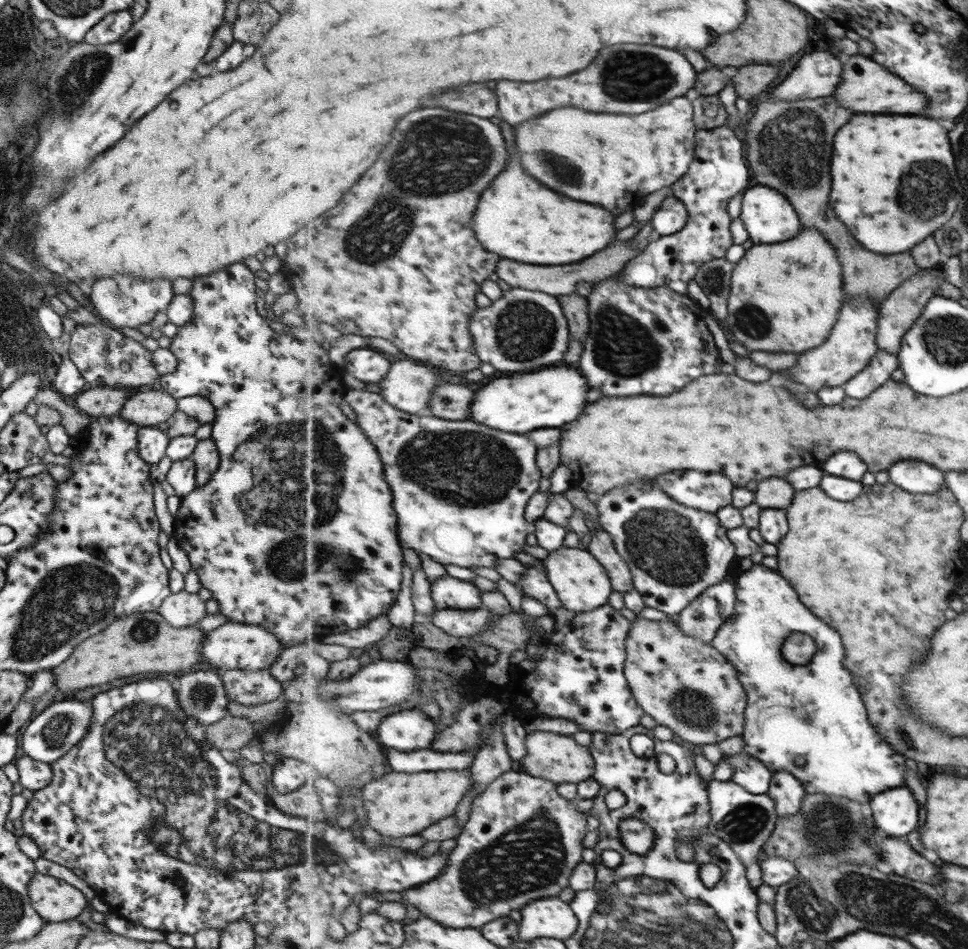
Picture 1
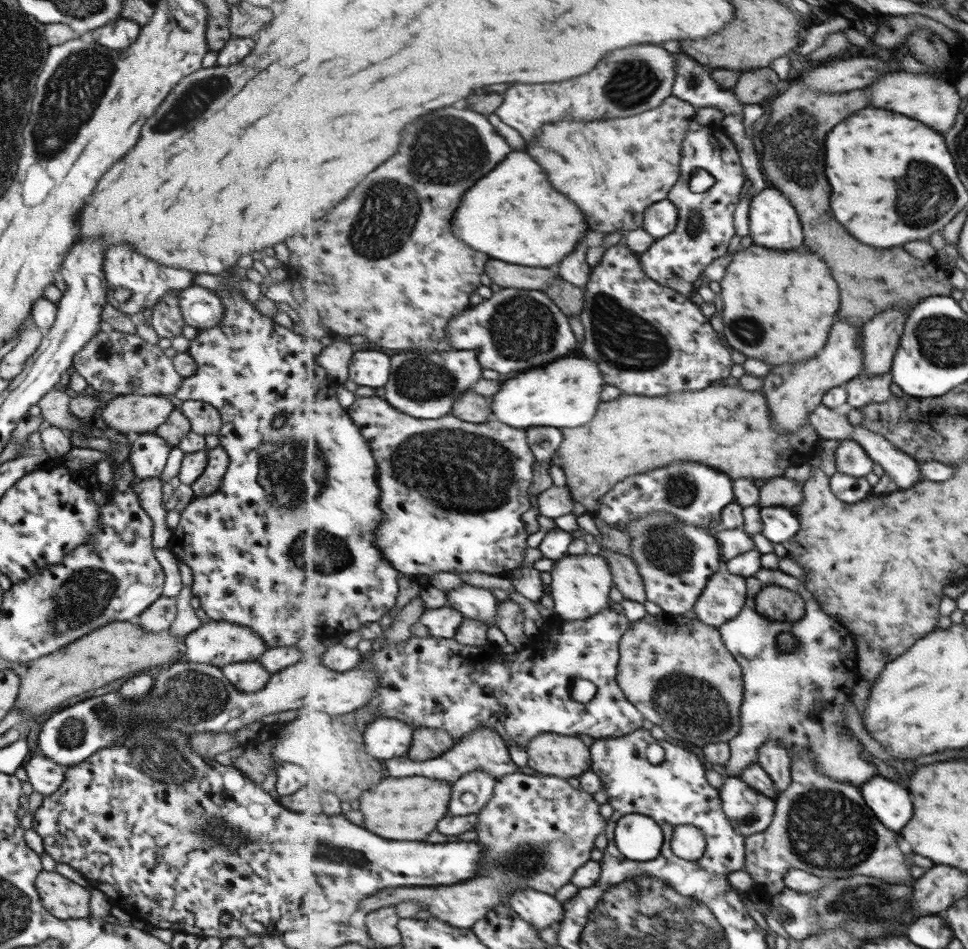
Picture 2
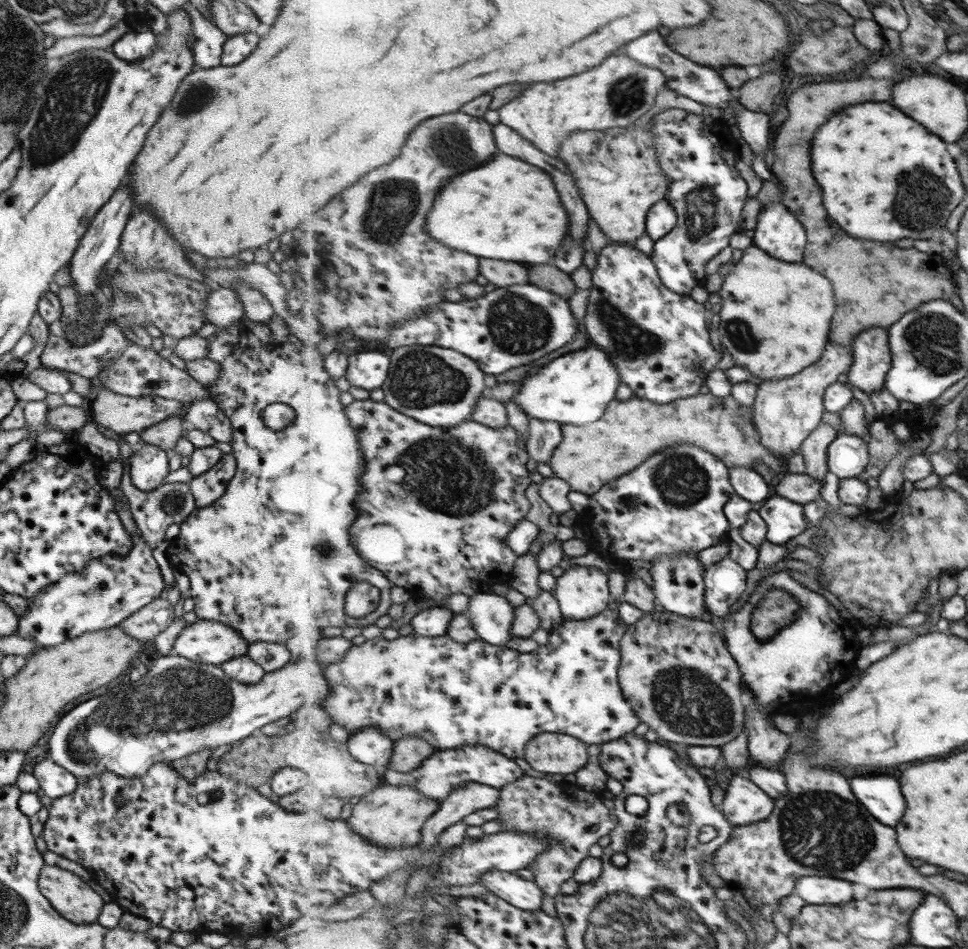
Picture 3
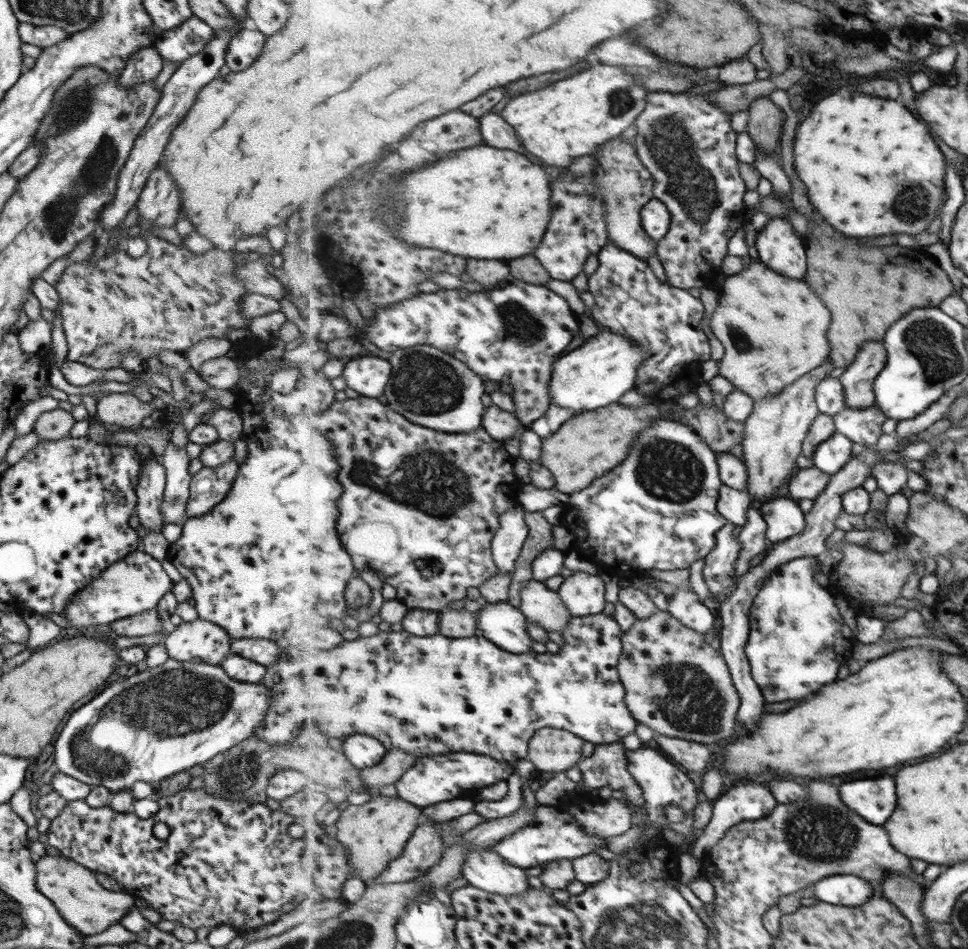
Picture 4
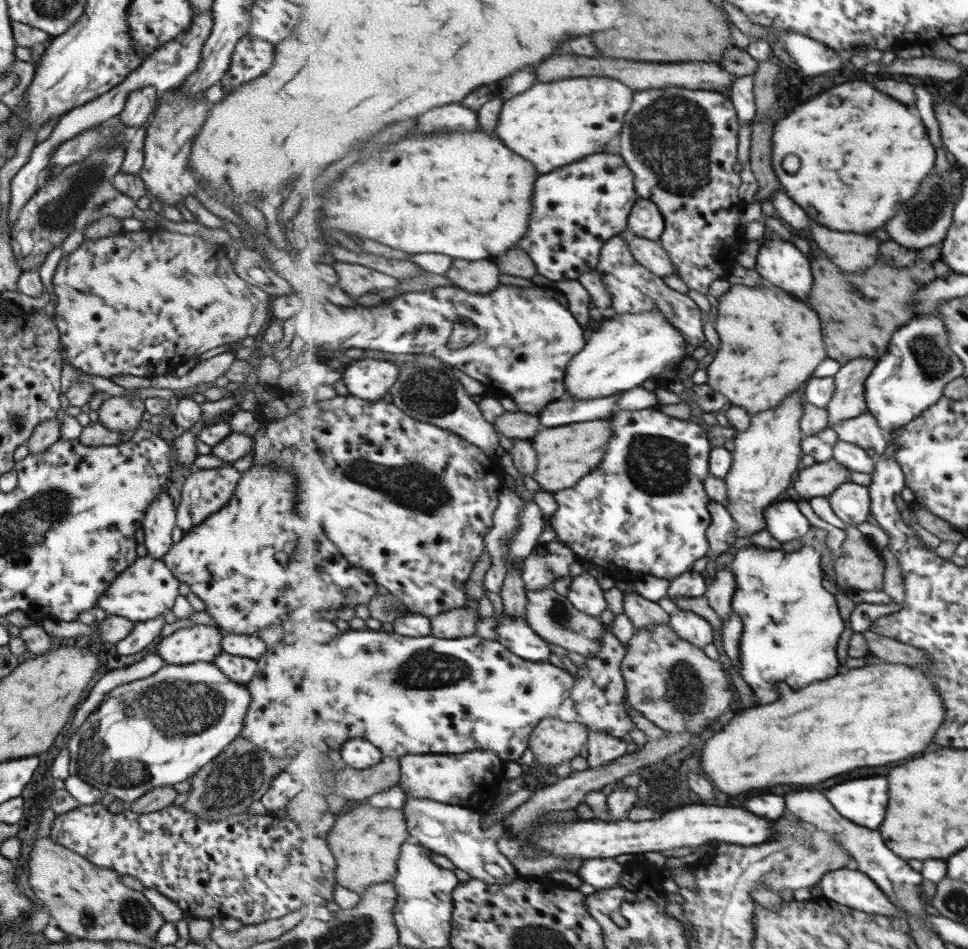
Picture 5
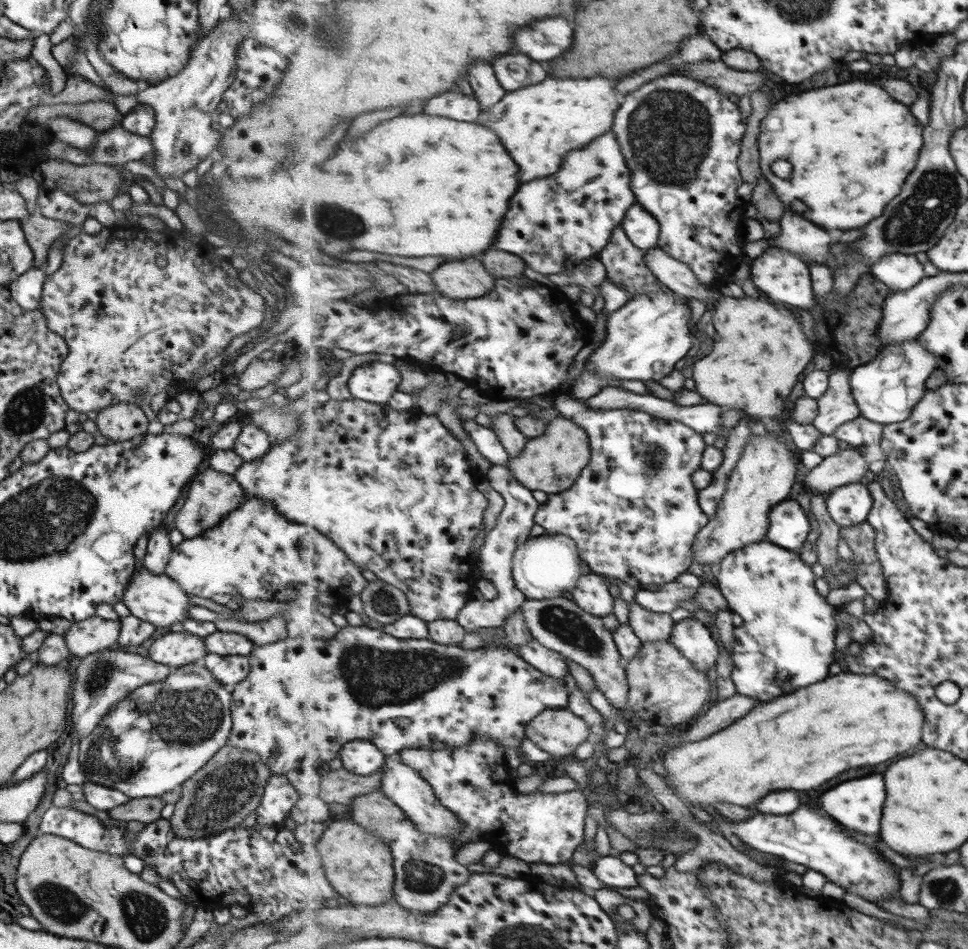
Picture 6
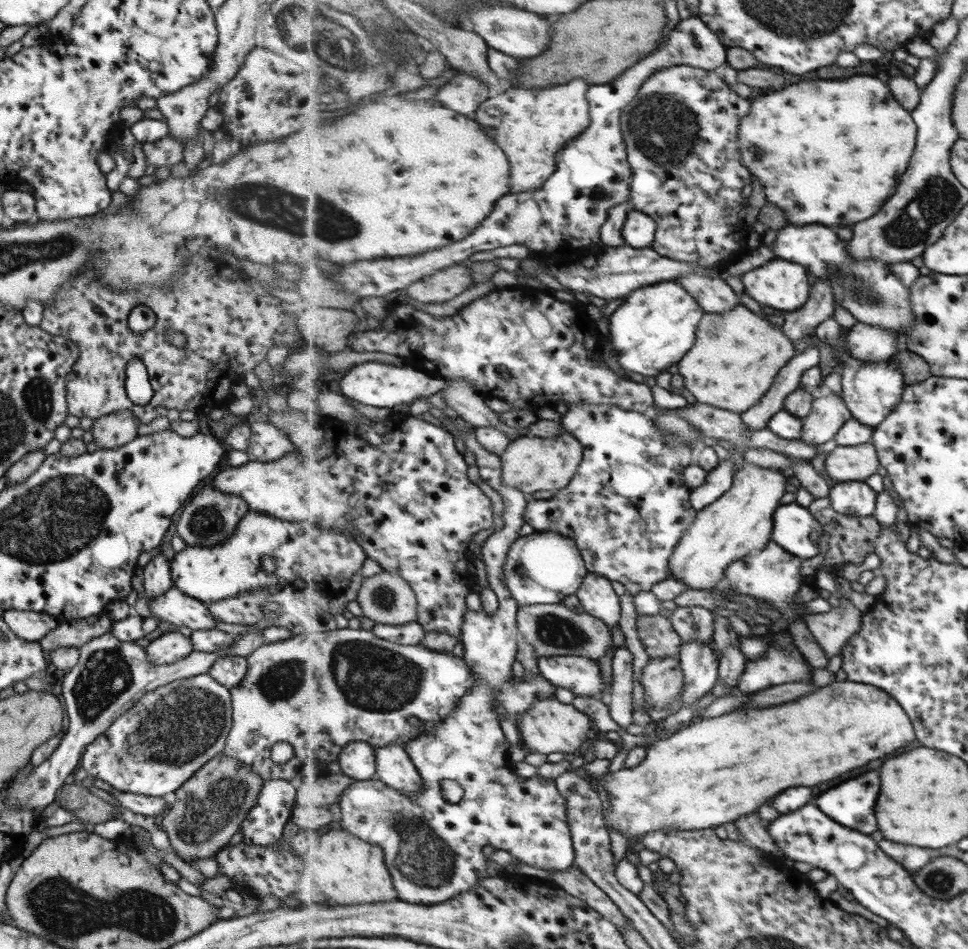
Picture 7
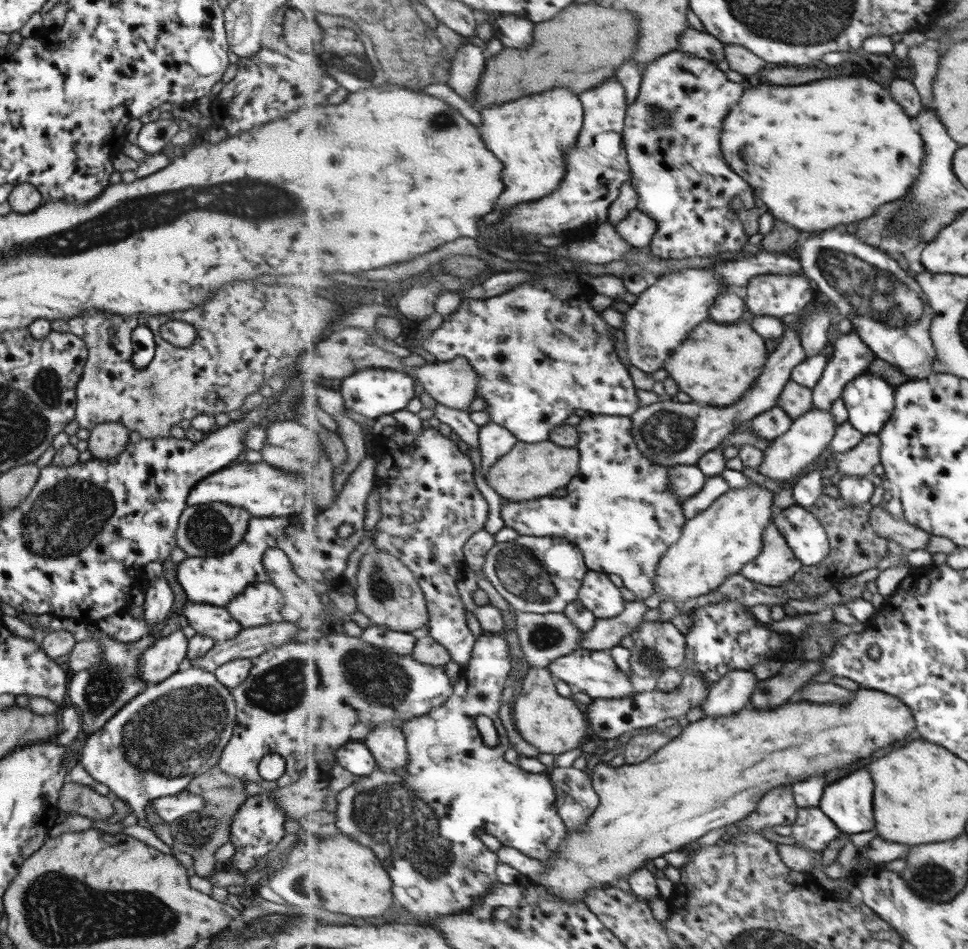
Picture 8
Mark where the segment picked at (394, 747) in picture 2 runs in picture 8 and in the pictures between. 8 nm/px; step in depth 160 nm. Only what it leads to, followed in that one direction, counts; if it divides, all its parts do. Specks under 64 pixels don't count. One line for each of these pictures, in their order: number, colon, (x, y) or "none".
3: (371, 745)
4: (364, 751)
5: (359, 753)
6: (362, 757)
7: (358, 760)
8: (355, 760)

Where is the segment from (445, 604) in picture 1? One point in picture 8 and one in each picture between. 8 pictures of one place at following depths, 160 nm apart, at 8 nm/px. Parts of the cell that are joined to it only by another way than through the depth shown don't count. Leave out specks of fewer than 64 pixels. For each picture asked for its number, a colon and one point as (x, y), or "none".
2: (475, 603)
3: (492, 616)
4: (502, 623)
5: (517, 634)
6: (551, 662)
7: (581, 675)
8: (595, 672)

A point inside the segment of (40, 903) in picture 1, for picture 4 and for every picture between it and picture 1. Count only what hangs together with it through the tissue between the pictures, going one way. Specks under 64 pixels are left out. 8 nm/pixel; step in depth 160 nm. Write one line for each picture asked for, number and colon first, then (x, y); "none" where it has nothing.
2: (63, 899)
3: (78, 901)
4: (88, 908)

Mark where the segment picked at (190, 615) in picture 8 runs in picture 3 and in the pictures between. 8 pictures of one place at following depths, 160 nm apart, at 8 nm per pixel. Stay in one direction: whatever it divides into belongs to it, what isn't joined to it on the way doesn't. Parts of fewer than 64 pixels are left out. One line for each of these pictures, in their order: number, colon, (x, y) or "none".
3: (109, 589)
4: (135, 584)
5: (146, 589)
6: (154, 598)
7: (174, 607)

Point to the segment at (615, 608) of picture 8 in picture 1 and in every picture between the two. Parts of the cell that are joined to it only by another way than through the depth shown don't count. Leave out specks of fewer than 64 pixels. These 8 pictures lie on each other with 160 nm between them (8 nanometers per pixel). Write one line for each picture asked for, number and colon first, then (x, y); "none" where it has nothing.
1: (583, 584)
2: (580, 585)
3: (583, 592)
4: (583, 594)
5: (585, 593)
6: (592, 594)
7: (596, 594)

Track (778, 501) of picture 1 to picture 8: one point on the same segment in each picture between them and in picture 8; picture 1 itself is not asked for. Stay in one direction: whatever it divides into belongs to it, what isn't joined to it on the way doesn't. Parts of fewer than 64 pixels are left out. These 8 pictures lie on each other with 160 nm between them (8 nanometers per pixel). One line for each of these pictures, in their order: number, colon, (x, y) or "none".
2: (780, 491)
3: (802, 488)
4: (810, 483)
5: (821, 479)
6: (848, 466)
7: (854, 463)
8: (861, 461)

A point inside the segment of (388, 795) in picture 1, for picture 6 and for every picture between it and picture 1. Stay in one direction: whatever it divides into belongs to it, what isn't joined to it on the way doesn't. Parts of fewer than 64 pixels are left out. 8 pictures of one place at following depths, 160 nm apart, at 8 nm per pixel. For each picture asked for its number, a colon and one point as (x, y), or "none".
2: (410, 808)
3: (393, 816)
4: (375, 833)
5: (367, 841)
6: (359, 864)

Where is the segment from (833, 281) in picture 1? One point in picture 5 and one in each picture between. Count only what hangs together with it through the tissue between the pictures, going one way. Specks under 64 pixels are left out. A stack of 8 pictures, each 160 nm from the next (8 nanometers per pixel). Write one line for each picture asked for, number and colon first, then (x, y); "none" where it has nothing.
2: (780, 306)
3: (775, 317)
4: (775, 328)
5: (772, 342)

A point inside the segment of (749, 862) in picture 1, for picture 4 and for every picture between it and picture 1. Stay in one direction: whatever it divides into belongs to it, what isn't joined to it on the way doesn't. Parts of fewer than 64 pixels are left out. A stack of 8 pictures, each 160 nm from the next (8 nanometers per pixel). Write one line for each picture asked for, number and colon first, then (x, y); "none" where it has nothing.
2: (749, 812)
3: (744, 803)
4: (746, 800)

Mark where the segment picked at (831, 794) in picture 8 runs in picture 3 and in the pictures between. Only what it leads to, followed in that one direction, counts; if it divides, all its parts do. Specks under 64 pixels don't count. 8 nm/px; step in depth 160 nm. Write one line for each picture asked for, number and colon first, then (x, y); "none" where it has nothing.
3: (882, 795)
4: (876, 800)
5: (865, 801)
6: (858, 804)
7: (853, 804)

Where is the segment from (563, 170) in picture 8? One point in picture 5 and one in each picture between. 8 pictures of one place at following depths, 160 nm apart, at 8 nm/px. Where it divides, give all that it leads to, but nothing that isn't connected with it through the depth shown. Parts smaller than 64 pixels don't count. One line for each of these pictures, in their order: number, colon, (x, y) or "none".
5: (554, 125)
6: (542, 124)
7: (533, 126)

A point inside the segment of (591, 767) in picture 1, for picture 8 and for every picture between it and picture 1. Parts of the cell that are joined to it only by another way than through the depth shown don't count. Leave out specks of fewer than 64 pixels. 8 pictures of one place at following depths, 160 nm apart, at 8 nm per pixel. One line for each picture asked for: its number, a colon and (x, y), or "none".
2: (554, 754)
3: (557, 754)
4: (552, 750)
5: (554, 742)
6: (560, 732)
7: (548, 727)
8: (554, 724)

